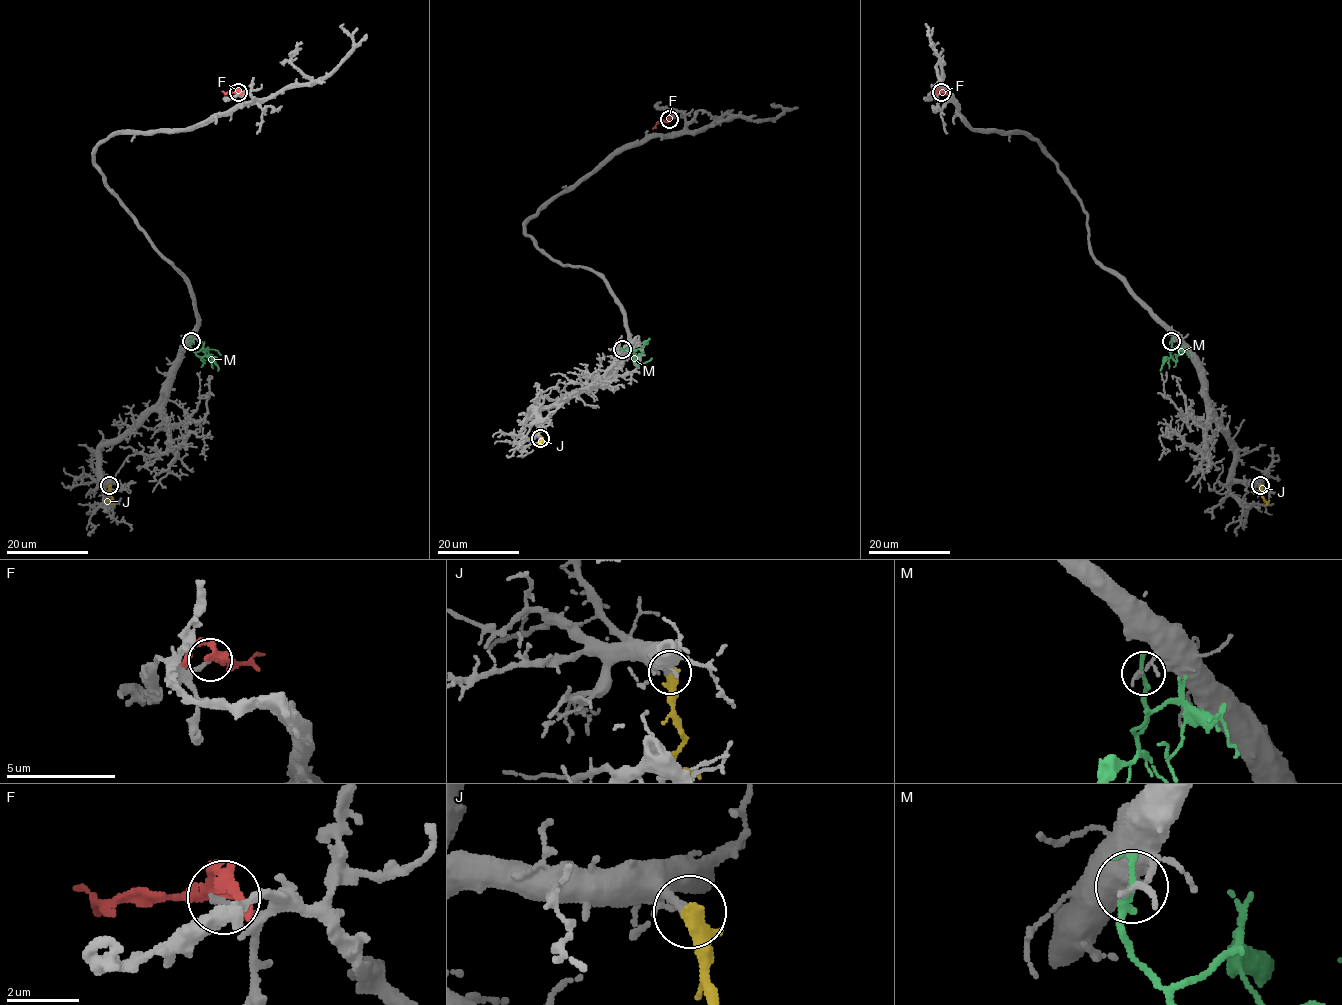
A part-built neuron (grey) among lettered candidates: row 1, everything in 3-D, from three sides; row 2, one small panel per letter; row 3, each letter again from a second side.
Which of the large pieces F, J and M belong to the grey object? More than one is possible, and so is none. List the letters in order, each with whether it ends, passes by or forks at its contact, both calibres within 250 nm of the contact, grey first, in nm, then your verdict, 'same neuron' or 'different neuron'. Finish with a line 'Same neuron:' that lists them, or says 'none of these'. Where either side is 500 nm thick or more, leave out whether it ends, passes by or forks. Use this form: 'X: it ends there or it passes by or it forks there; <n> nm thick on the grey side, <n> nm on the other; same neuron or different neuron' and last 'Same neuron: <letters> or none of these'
F: it passes by; 200 nm thick on the grey side, 240 nm on the other; different neuron
J: it ends there; 320 nm thick on the grey side, 480 nm on the other; same neuron
M: it ends there; 200 nm thick on the grey side, 240 nm on the other; different neuron
Same neuron: J

